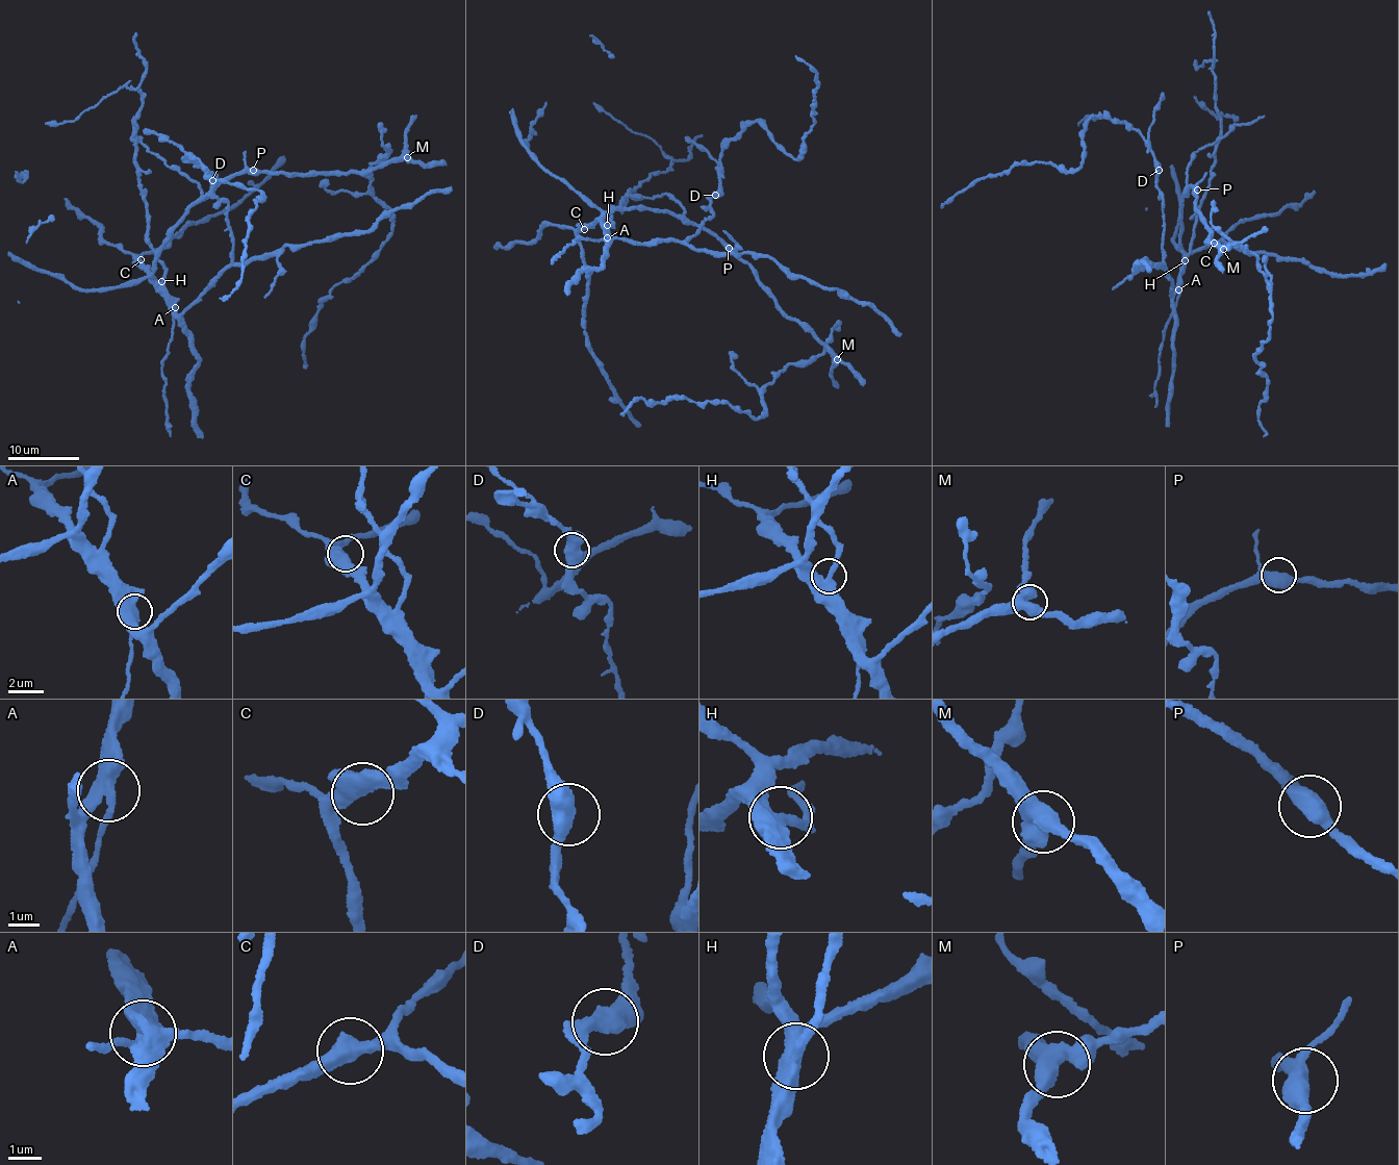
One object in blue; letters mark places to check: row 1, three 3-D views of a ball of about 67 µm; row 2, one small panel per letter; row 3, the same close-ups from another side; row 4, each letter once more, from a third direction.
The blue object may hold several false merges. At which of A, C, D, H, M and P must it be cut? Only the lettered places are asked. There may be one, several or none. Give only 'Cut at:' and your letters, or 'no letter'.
Cut at: A, H

